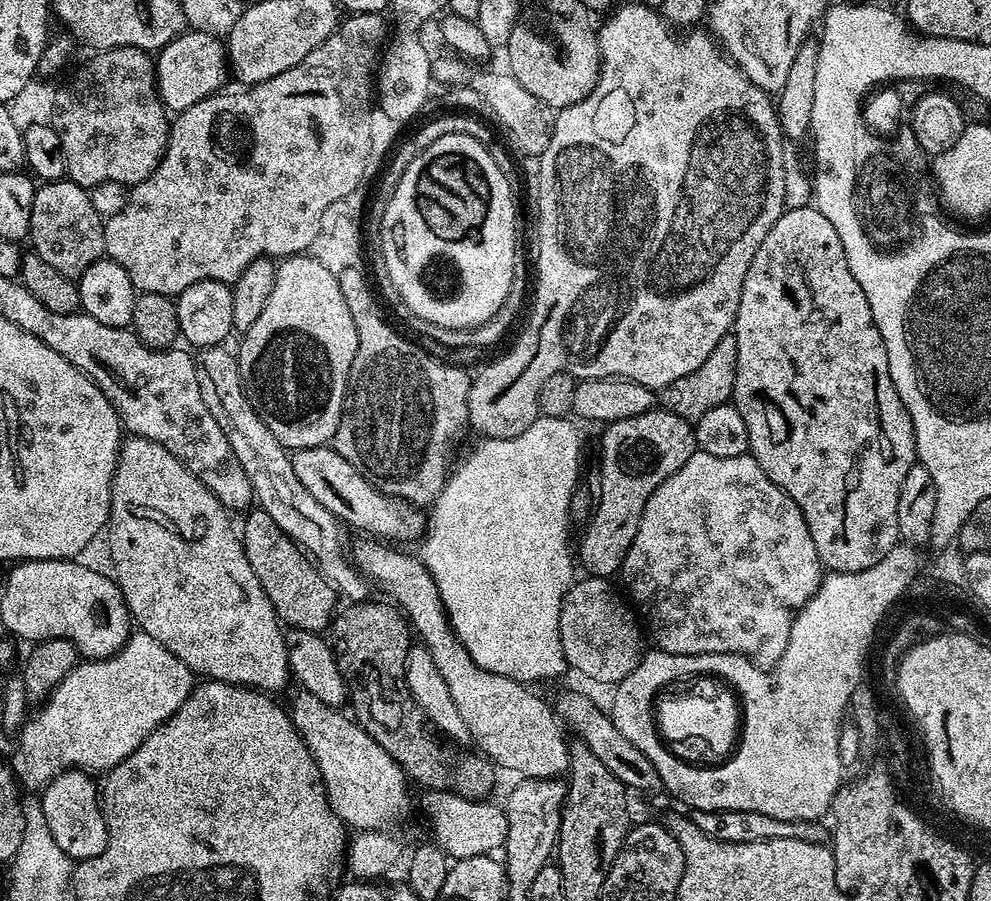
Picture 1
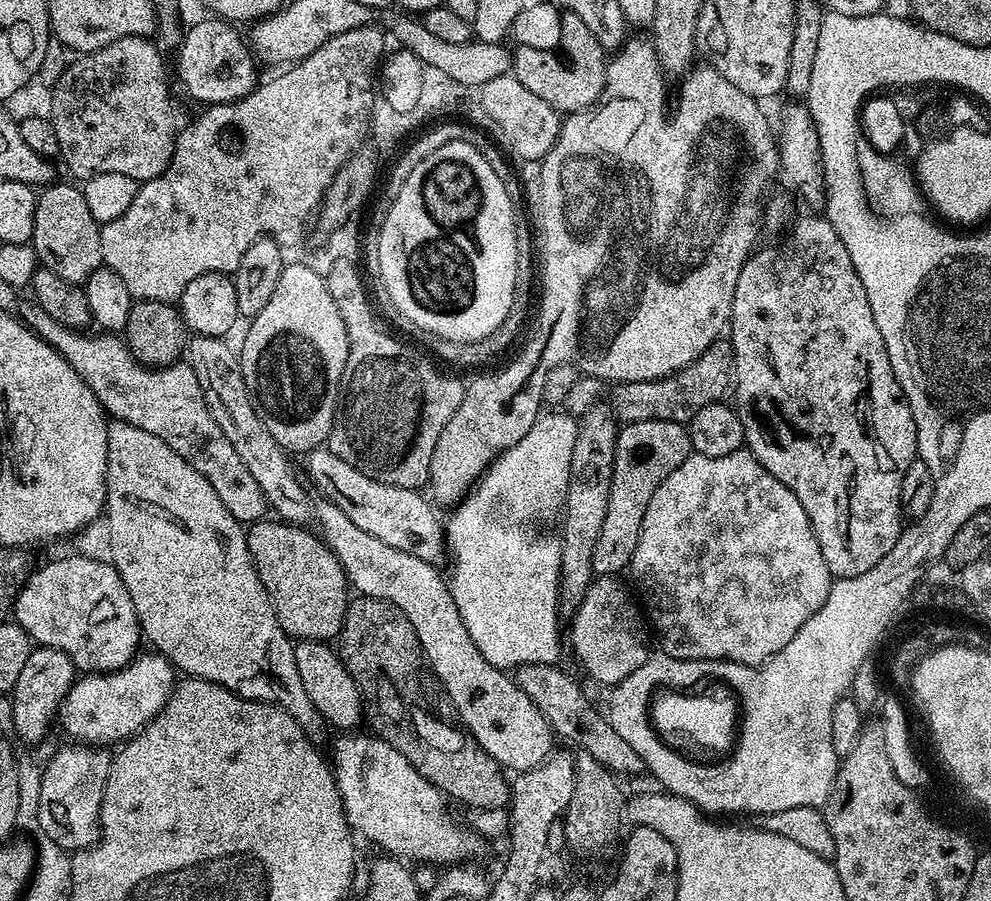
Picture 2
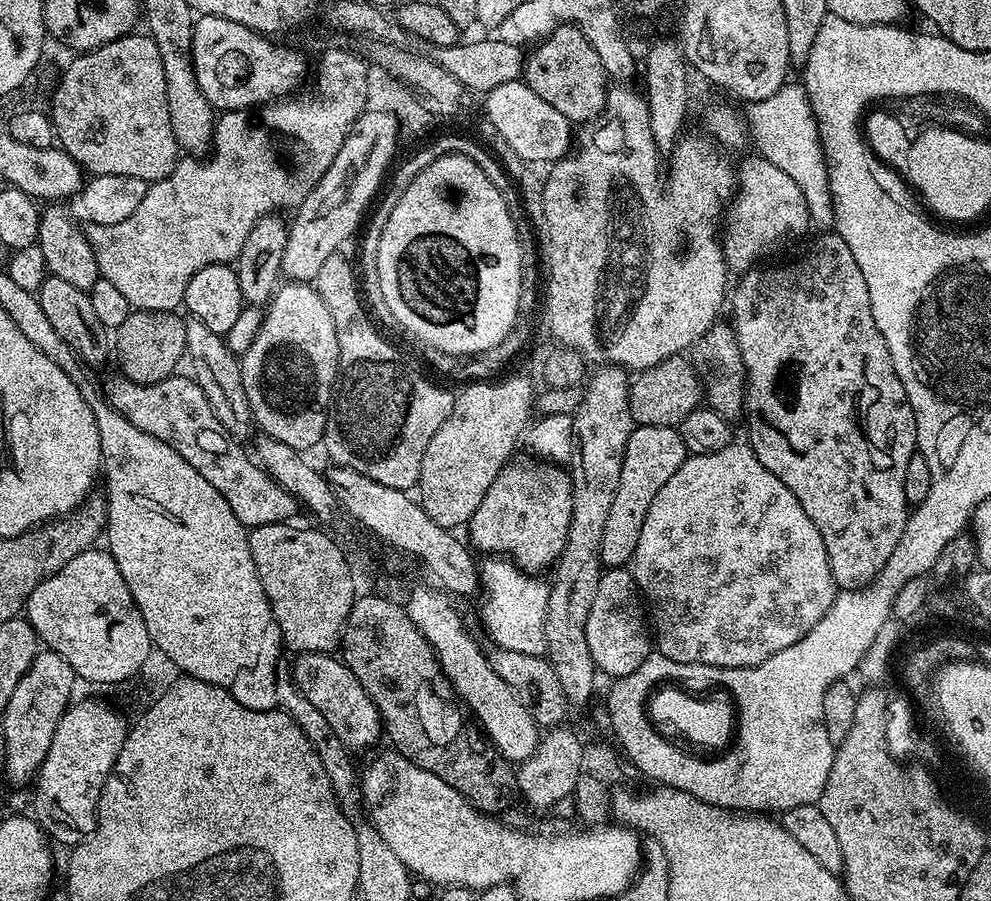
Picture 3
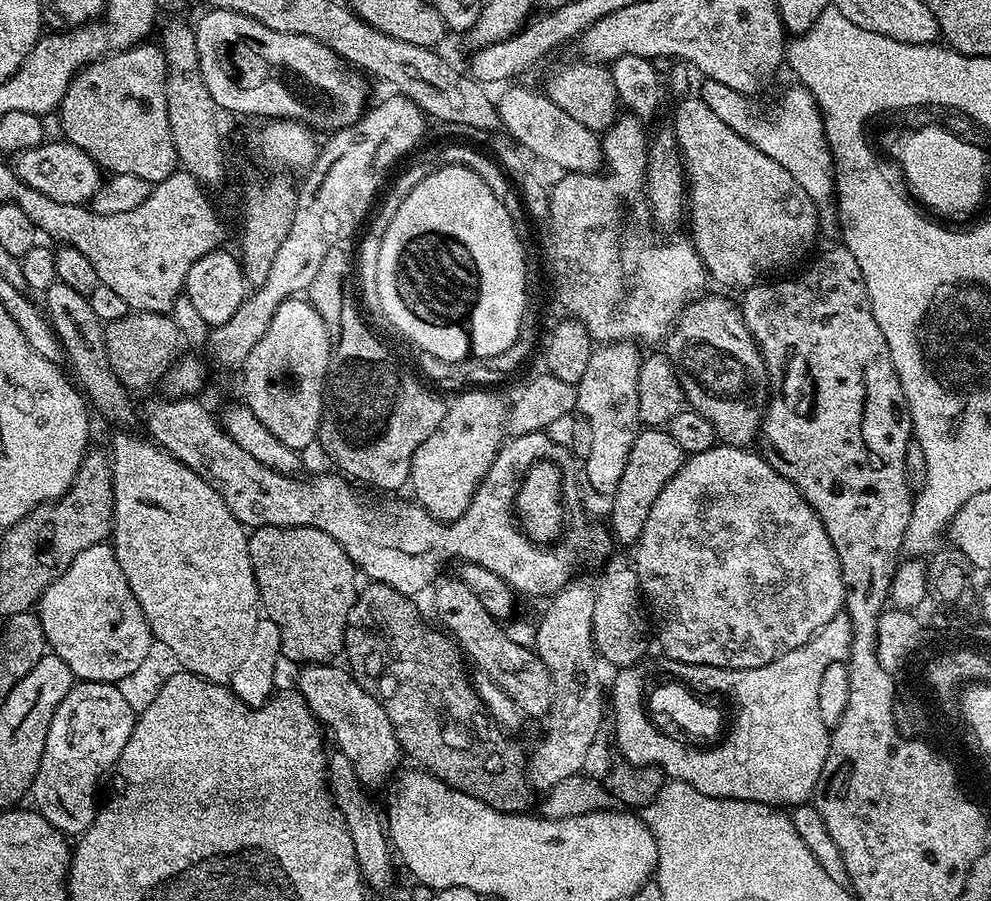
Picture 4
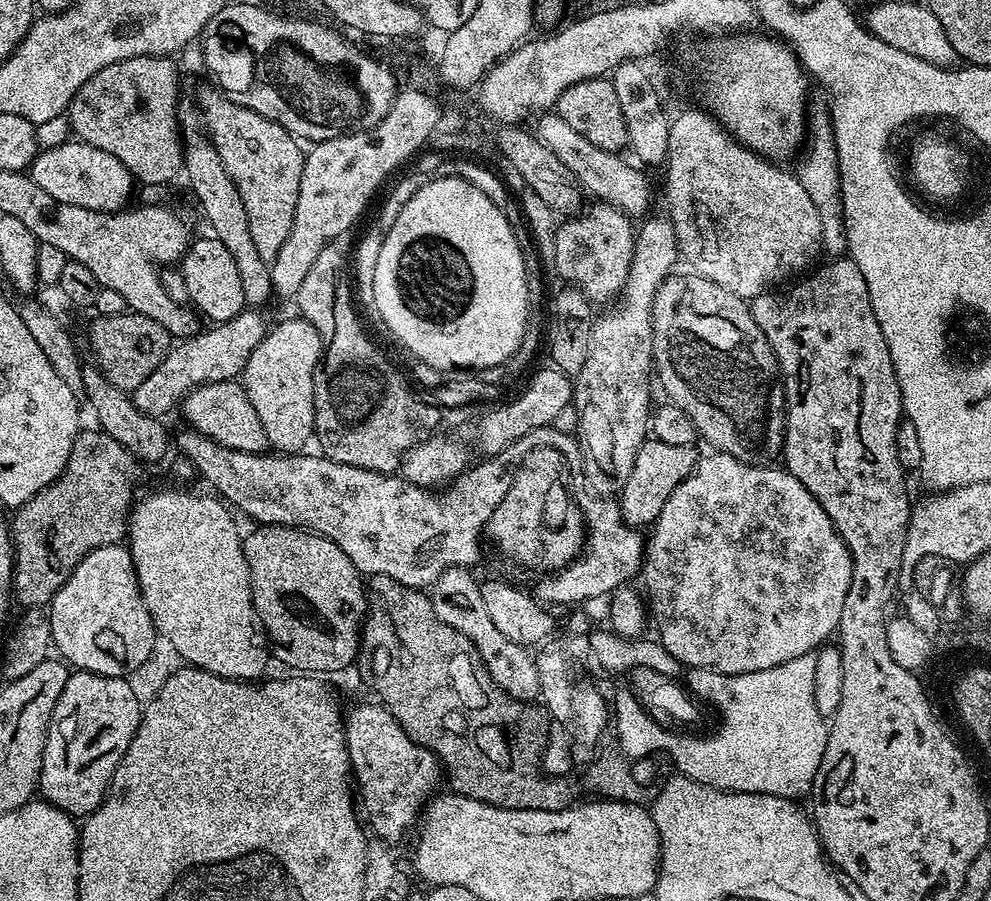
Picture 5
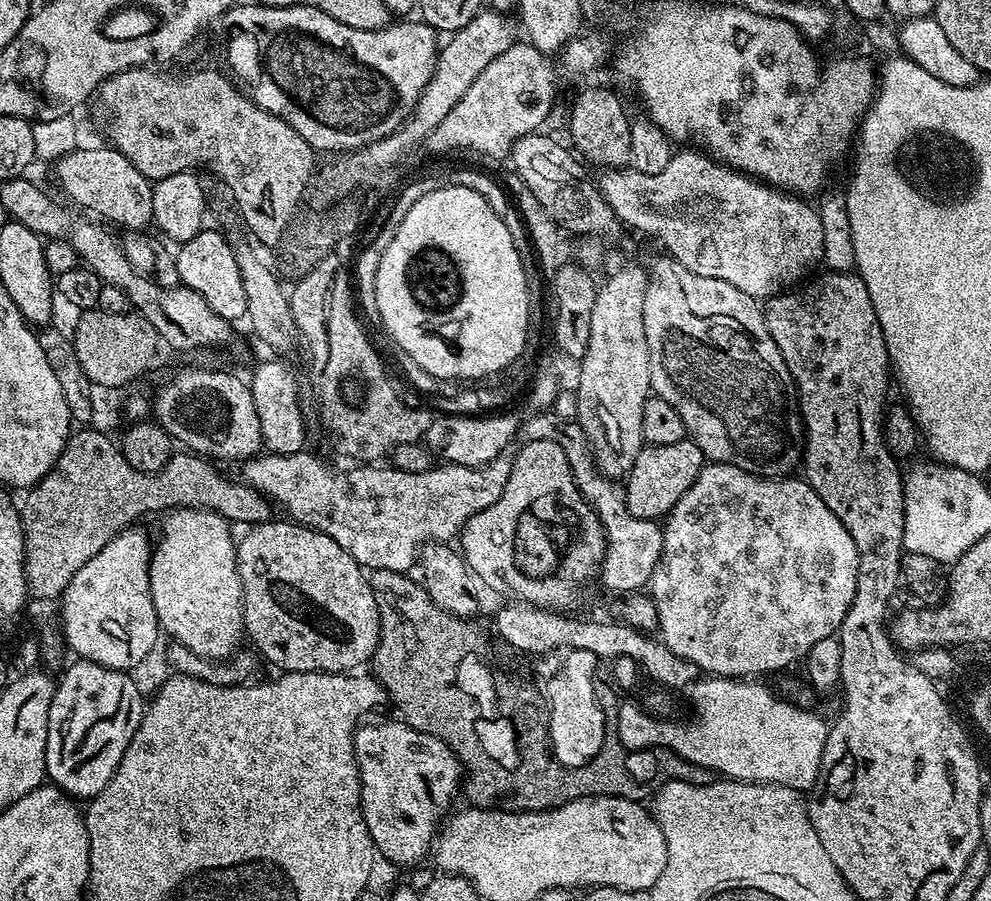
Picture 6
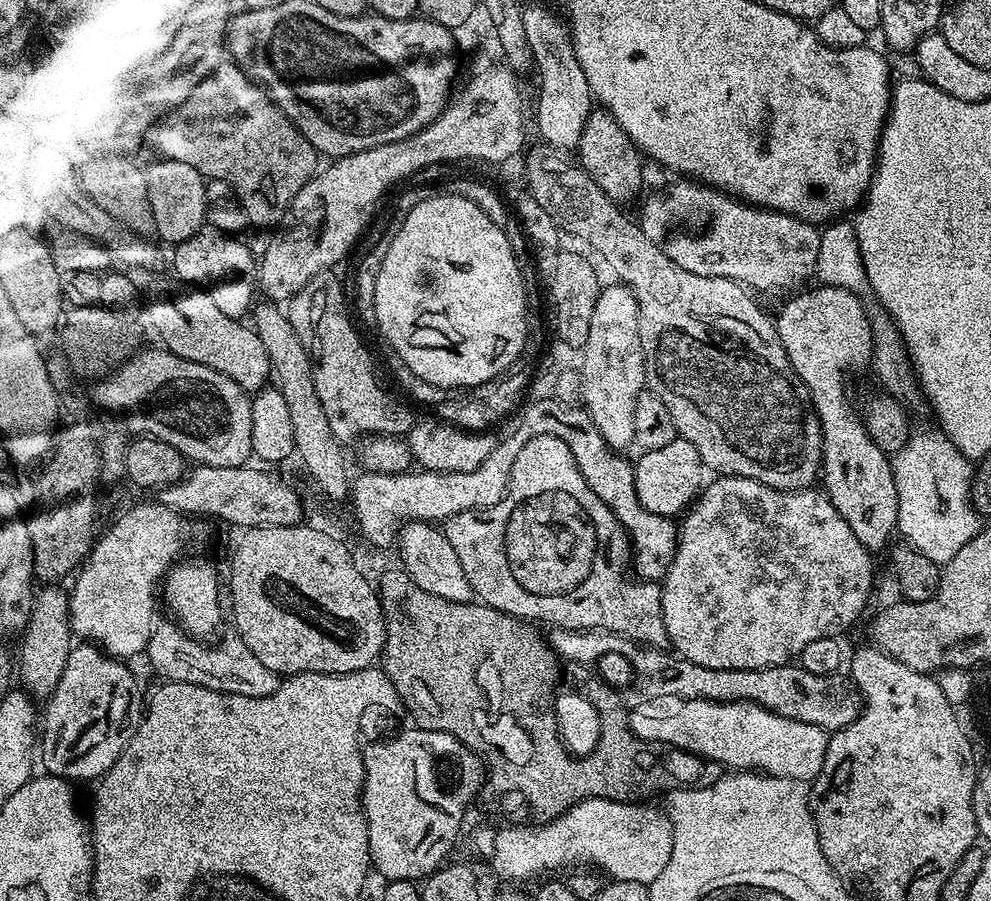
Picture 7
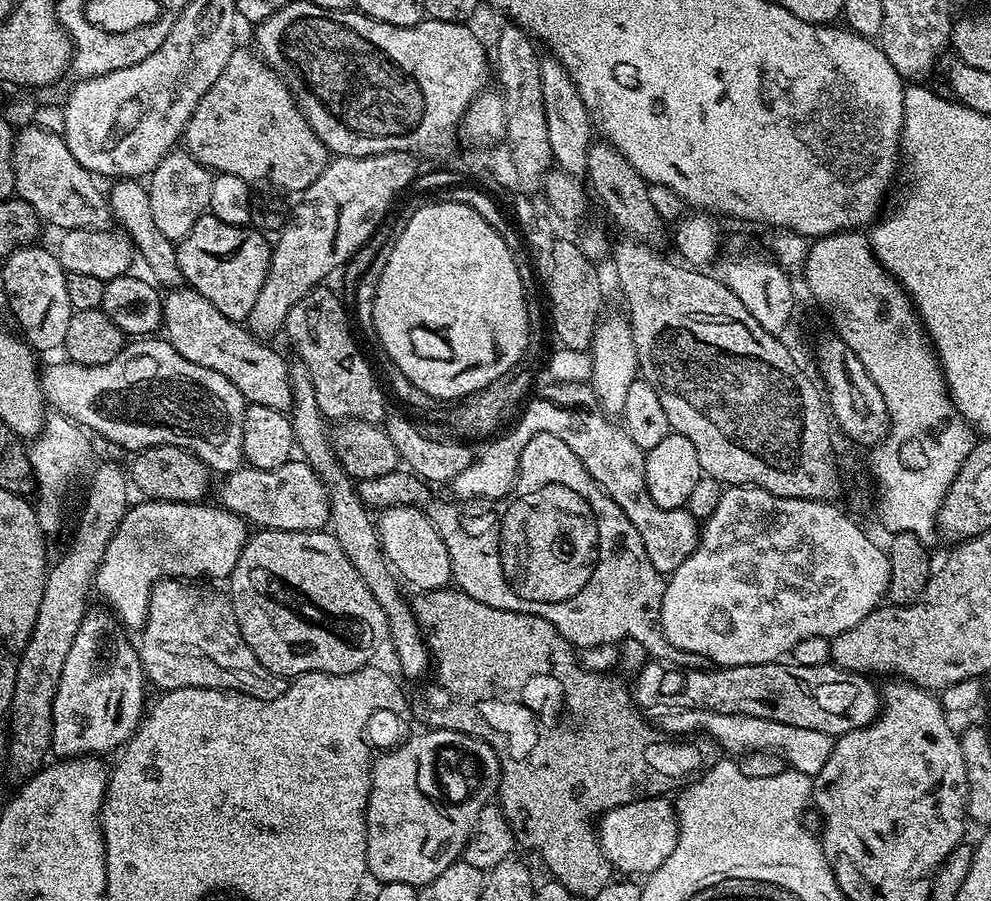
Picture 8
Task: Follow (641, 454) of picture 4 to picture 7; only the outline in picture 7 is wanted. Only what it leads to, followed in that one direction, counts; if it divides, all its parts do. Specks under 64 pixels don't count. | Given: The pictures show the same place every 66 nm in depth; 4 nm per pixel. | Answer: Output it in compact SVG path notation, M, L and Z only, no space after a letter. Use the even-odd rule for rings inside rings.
M677 438L667 446L661 446L659 450L643 453L639 458L641 460L637 459L634 464L634 486L641 506L650 510L650 514L669 518L679 517L696 497L701 495L706 469L702 458L698 458L698 450L694 450L690 442Z

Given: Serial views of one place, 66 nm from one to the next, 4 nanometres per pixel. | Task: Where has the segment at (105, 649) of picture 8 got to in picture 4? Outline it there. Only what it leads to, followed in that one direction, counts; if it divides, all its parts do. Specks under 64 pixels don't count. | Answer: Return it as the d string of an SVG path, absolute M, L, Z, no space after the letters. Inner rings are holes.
M81 680L73 683L70 694L66 694L58 710L54 710L54 718L46 734L46 746L42 750L42 762L32 783L30 800L36 803L33 804L35 811L42 813L48 822L69 838L79 838L94 822L98 807L96 791L100 788L100 779L115 769L116 759L122 754L122 746L126 746L136 725L137 713L134 708L132 712L132 704L120 688L123 687L116 682L107 684Z

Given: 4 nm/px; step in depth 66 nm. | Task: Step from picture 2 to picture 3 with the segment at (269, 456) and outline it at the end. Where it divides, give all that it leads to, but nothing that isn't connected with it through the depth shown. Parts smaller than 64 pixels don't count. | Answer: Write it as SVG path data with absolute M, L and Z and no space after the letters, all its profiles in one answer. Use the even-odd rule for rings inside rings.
M188 316L184 320L186 326L186 353L187 363L194 373L193 379L206 394L215 416L222 422L223 428L233 439L243 440L250 430L253 431L254 421L246 398L245 387L242 386L242 376L239 357L228 348L225 337L219 332L209 330L201 320Z

